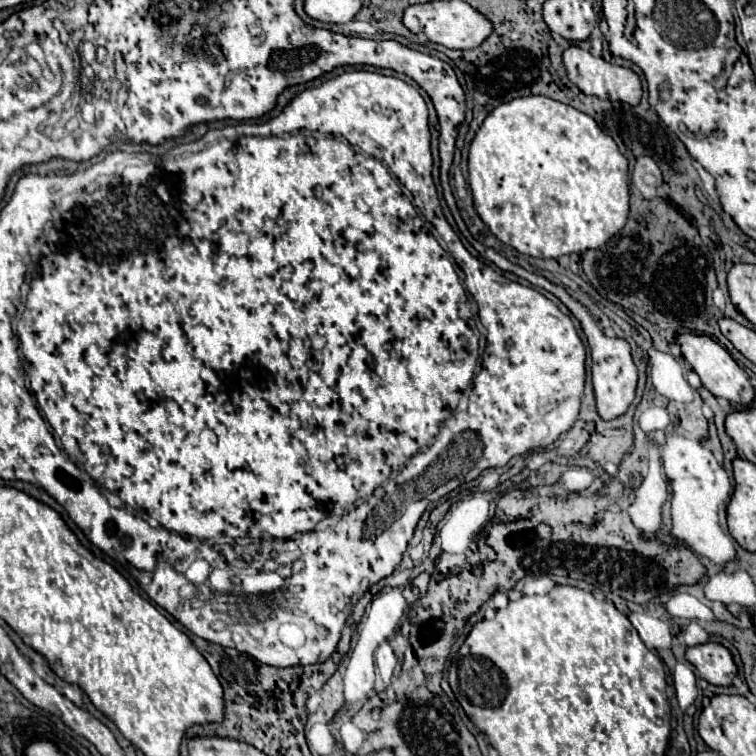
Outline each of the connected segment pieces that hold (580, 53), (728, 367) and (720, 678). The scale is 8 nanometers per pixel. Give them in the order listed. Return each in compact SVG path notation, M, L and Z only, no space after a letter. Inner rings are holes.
M569 46L565 52L563 52L563 64L565 64L565 70L567 70L567 76L573 84L577 84L577 88L585 94L591 94L591 96L599 96L599 98L605 98L605 90L615 94L617 100L621 102L627 102L627 104L639 104L641 100L641 78L627 66L615 66L615 64L609 64L605 62L601 56L593 56L589 50L583 50L579 46Z
M677 334L675 336L683 358L691 364L691 368L699 374L703 386L713 394L713 396L723 396L733 404L749 404L755 396L755 390L745 374L745 370L731 358L725 346L721 346L715 338L707 334Z
M715 642L687 648L687 660L695 666L697 674L715 686L731 686L737 666L727 648Z

